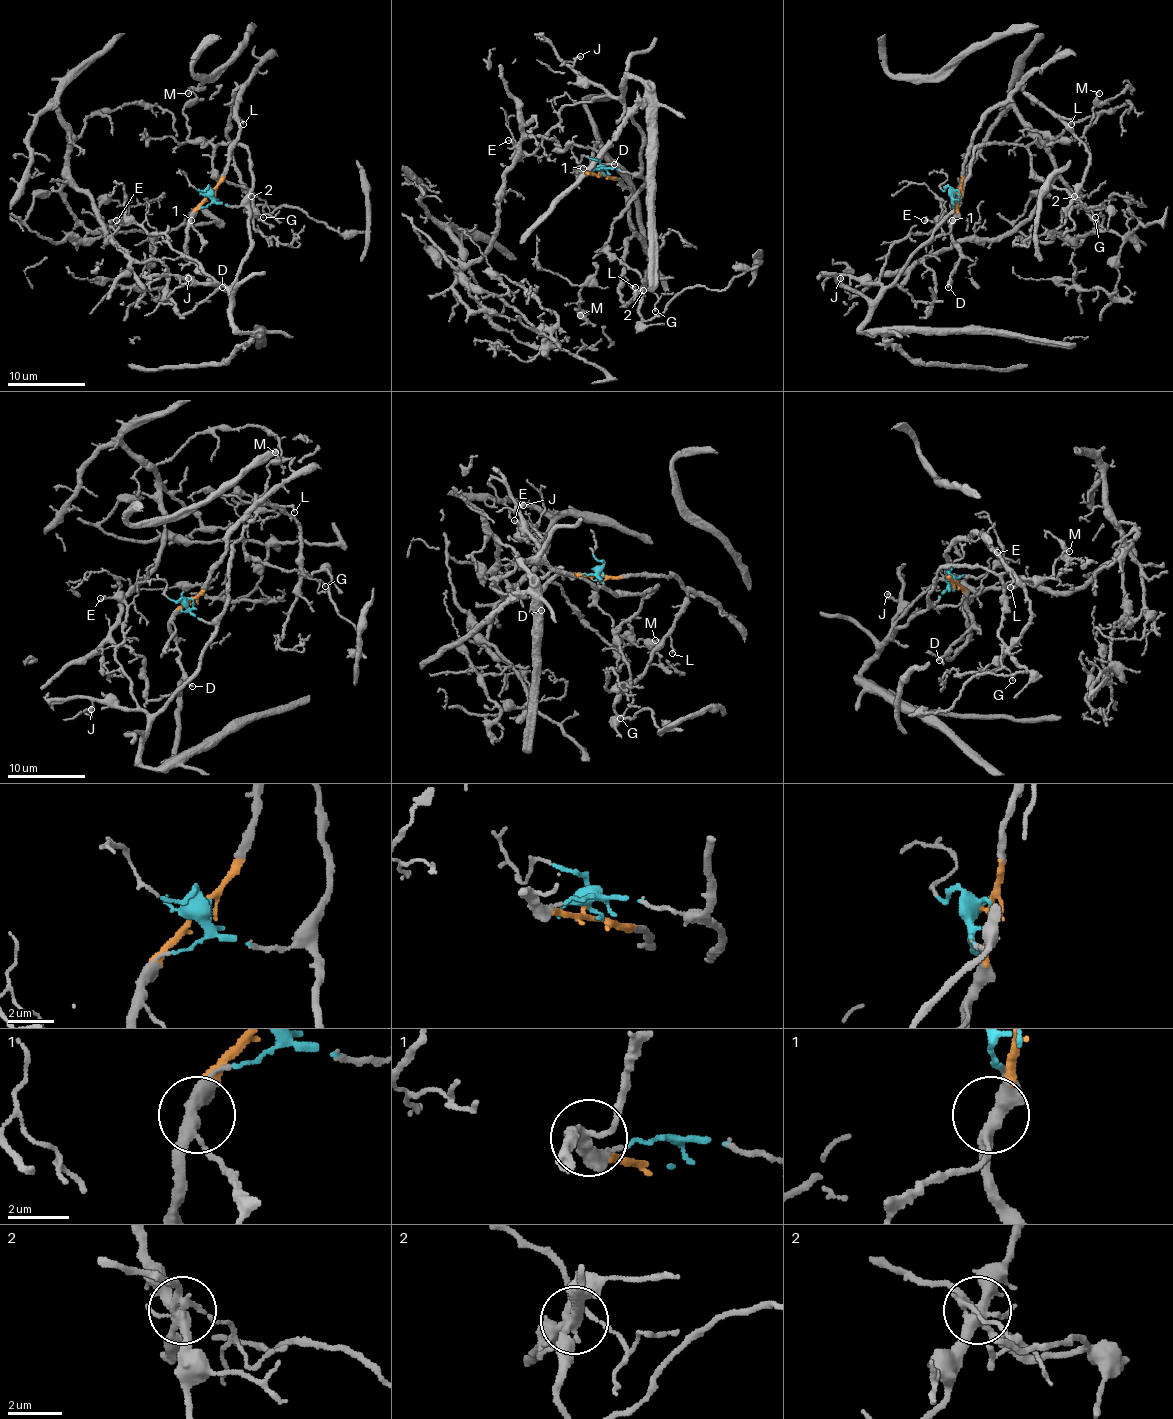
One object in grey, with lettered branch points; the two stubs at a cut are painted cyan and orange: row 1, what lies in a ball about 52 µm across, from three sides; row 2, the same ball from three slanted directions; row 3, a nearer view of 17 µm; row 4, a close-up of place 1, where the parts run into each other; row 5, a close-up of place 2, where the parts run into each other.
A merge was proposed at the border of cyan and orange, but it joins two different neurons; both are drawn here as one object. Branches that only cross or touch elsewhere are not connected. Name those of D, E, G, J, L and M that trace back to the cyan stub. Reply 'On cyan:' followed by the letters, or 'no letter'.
On cyan: E, J, M

